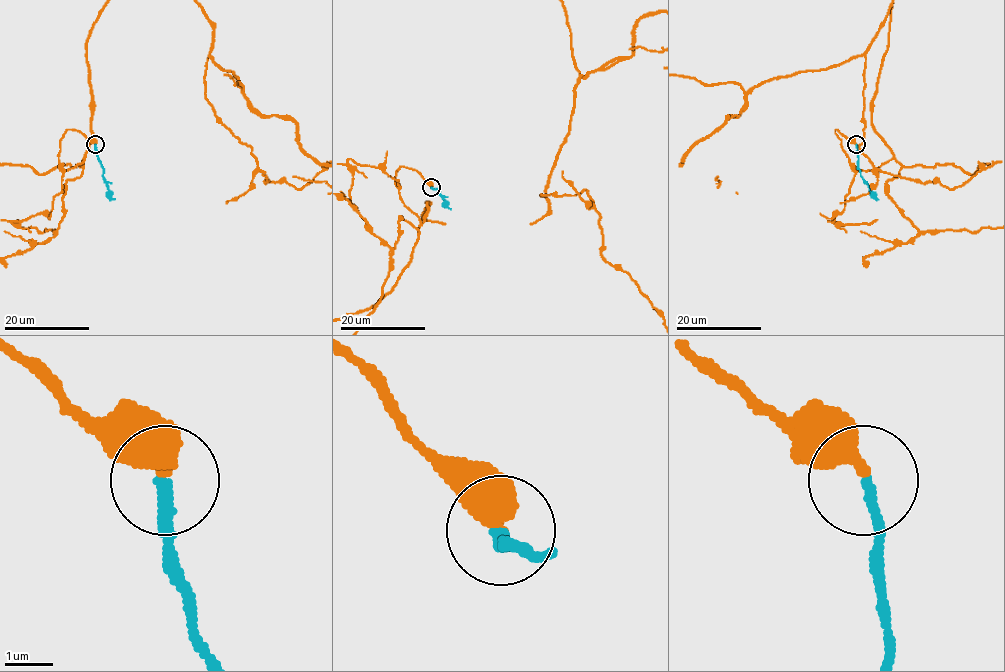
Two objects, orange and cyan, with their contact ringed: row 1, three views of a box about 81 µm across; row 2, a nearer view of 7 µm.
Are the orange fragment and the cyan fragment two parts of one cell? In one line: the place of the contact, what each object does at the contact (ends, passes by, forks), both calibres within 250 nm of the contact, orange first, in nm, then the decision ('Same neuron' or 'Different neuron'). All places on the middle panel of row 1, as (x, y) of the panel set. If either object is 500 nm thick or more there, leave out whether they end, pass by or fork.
Place: (431, 187). Thickness 500 nm (orange) against 220 nm. Same neuron

